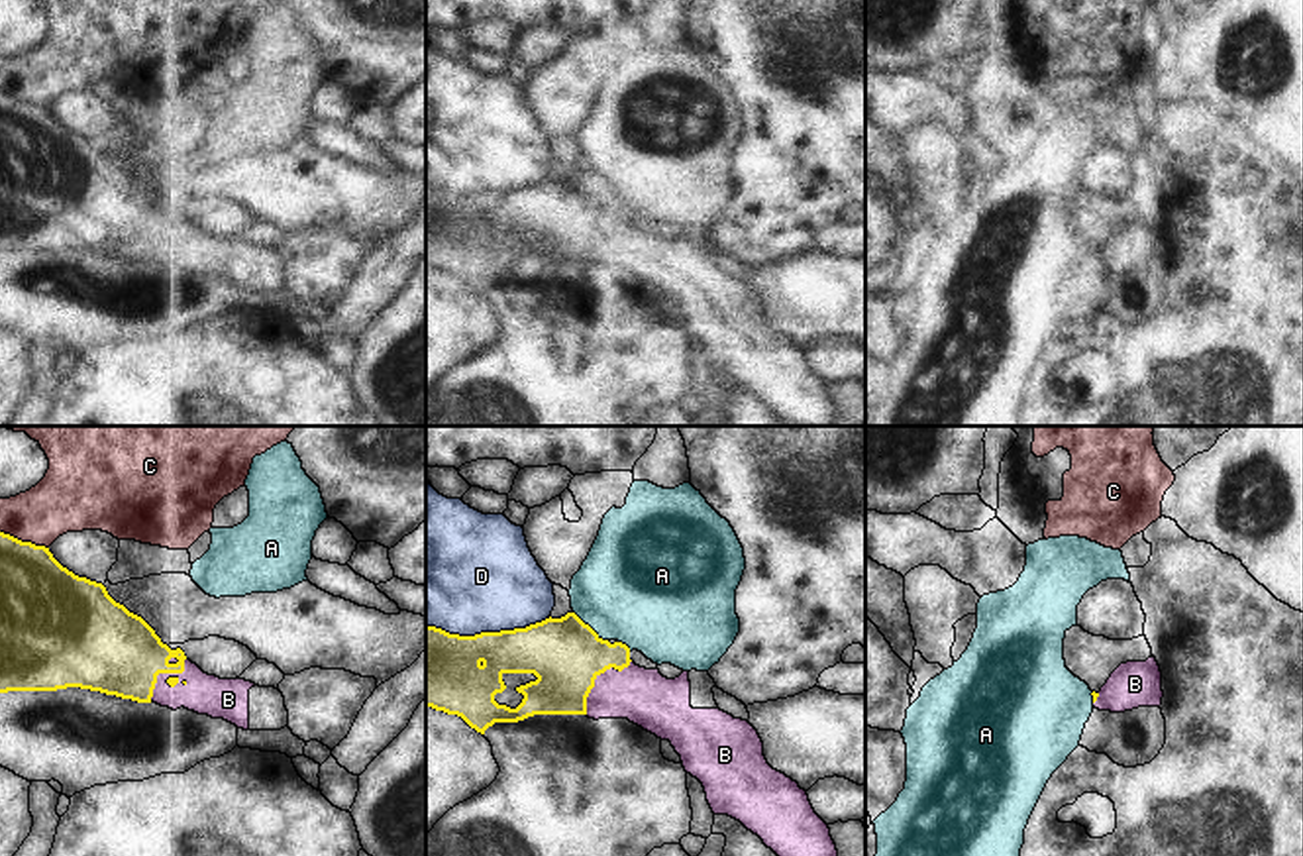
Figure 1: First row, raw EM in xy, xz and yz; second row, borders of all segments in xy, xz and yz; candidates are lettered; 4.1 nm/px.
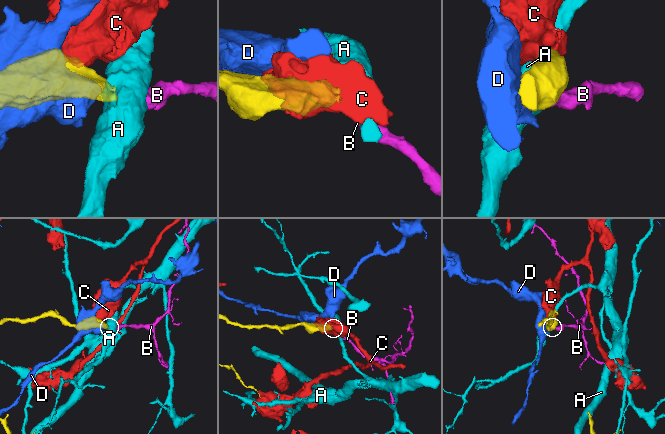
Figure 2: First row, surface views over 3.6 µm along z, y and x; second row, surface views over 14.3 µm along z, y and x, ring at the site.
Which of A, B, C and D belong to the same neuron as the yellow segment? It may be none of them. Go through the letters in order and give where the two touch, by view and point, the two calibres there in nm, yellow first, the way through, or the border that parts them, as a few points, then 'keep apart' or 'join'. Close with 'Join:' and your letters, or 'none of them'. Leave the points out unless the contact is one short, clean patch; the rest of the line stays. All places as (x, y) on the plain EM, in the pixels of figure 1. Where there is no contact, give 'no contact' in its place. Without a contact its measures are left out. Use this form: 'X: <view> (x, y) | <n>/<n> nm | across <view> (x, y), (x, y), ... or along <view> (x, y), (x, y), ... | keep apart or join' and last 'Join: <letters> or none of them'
A: xz (589, 187) | 300/460 nm | along xz (573, 171), (607, 201) | keep apart
B: xy (163, 232) | 360/160 nm | across xy (108, 209), (144, 230), (163, 232), (203, 254) | join
C: xy (24, 103) | 340/280 nm | keep apart
D: xz (487, 193) | 320/460 nm | keep apart
Join: B

